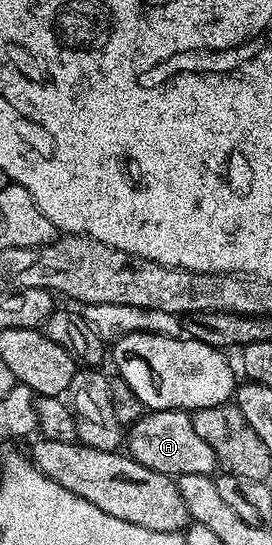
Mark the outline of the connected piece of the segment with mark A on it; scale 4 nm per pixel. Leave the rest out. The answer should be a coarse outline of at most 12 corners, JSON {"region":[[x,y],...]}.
{"region":[[145,412],[126,453],[159,473],[217,472],[187,412]]}

